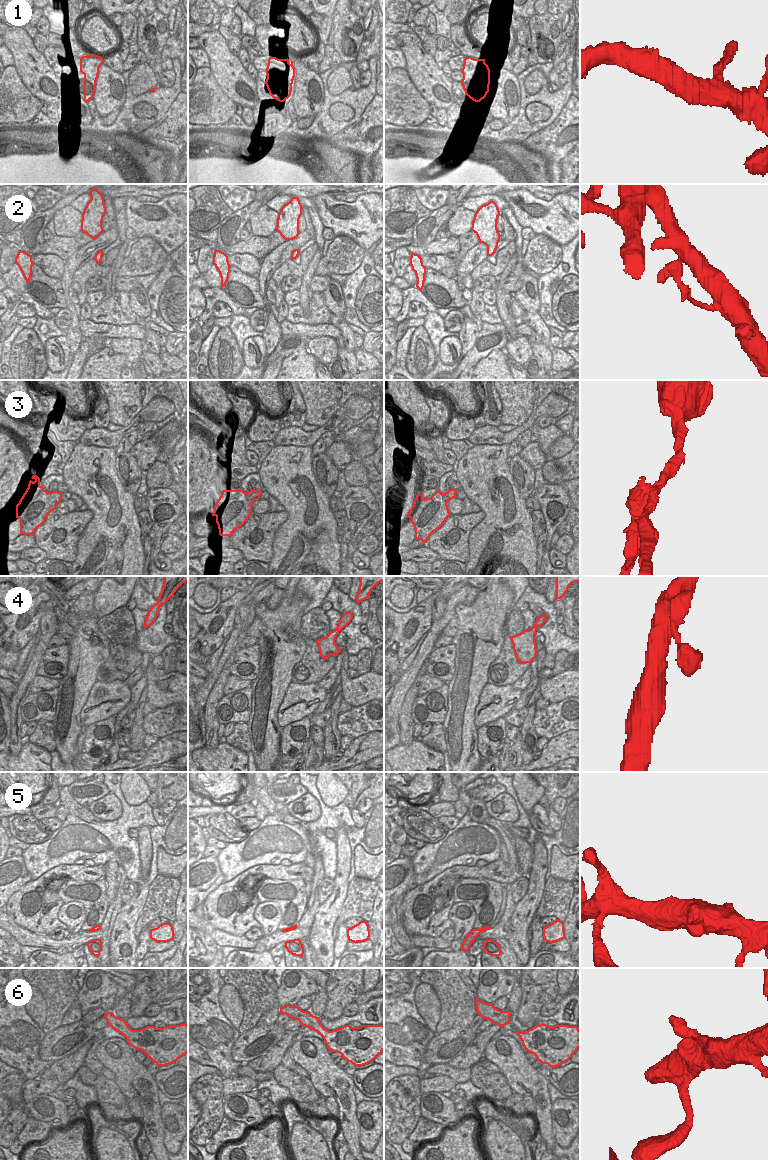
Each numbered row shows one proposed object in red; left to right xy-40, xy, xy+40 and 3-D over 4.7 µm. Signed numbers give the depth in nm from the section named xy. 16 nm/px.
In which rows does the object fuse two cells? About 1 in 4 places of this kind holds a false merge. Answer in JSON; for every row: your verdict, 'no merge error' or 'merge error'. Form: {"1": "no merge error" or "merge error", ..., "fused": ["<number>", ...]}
{"1": "no merge error", "2": "no merge error", "3": "merge error", "4": "no merge error", "5": "no merge error", "6": "no merge error", "fused": ["3"]}

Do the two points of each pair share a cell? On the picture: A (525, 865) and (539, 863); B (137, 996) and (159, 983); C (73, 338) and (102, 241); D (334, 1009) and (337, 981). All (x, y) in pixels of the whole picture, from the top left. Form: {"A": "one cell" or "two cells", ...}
{"A": "two cells", "B": "one cell", "C": "one cell", "D": "one cell"}

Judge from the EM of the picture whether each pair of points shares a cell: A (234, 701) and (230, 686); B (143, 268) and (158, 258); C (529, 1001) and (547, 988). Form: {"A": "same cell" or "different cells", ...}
{"A": "different cells", "B": "same cell", "C": "same cell"}

